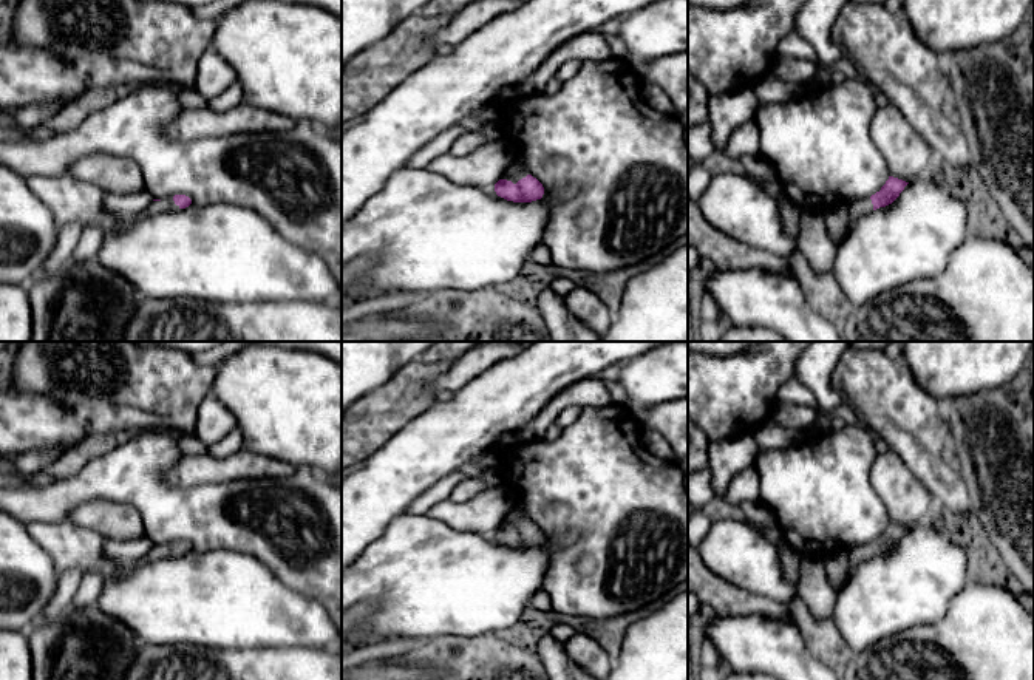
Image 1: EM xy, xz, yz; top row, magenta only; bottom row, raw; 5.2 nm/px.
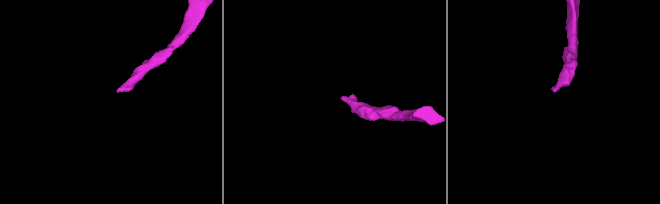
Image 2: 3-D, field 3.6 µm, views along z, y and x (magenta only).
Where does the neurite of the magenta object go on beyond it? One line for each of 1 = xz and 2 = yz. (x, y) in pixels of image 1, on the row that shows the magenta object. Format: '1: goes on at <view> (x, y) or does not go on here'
1: goes on at xz (513, 172)
2: goes on at yz (861, 207)

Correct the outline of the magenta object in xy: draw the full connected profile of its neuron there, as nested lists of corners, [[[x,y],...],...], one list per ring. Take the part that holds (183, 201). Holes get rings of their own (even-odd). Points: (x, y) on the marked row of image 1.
[[[175,195],[173,198],[153,199],[153,202],[147,207],[144,213],[139,215],[139,218],[142,218],[145,213],[181,210],[189,207],[190,204],[192,199],[185,195]]]

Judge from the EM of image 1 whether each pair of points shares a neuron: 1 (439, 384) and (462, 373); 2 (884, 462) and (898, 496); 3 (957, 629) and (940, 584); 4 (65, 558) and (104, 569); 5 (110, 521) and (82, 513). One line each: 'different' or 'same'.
1: same
2: same
3: different
4: same
5: same

